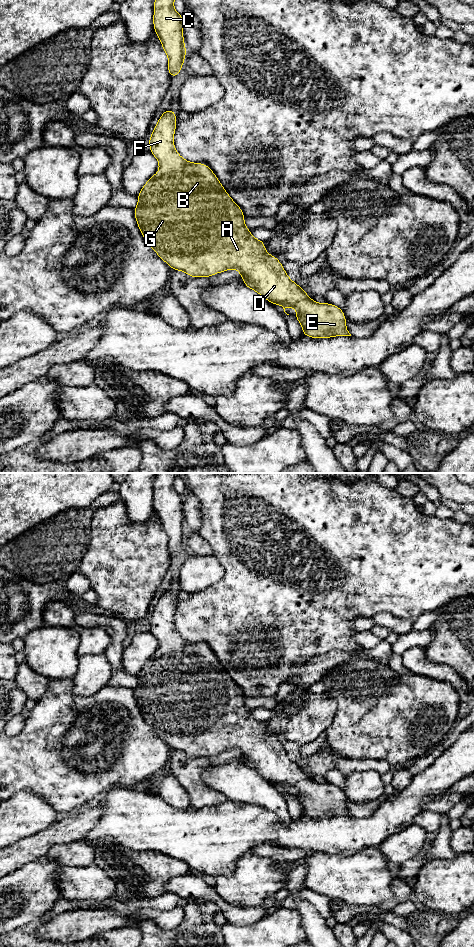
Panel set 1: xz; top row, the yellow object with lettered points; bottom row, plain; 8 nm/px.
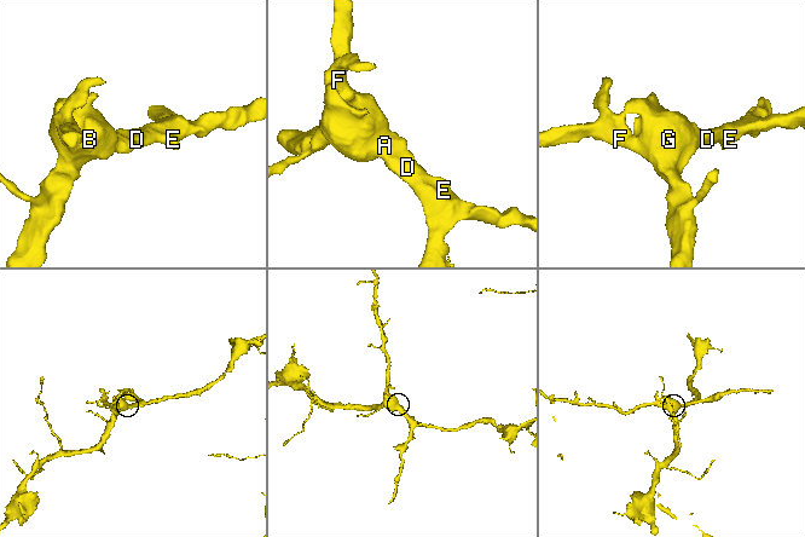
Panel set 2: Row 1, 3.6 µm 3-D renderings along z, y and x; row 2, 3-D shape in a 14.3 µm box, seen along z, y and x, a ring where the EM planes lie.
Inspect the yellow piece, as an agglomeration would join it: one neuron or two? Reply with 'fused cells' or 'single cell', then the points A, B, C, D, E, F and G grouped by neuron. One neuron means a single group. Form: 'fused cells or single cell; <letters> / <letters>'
single cell; A B C D E F G

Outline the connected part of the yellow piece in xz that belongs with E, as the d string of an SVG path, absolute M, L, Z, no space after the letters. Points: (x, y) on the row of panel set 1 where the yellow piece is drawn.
M166 109L162 116L159 118L159 121L155 125L155 128L151 134L151 137L148 141L150 146L150 152L159 162L159 173L153 174L151 178L145 183L138 196L138 204L134 208L134 216L137 221L137 225L143 235L144 240L147 244L151 246L151 248L157 253L157 255L166 262L172 270L179 270L185 272L187 275L198 278L205 277L209 278L210 276L224 272L226 270L236 269L240 271L240 278L243 280L243 283L246 287L256 291L260 294L264 299L268 300L271 304L278 304L283 307L284 312L286 307L292 307L298 310L298 312L294 315L294 317L299 321L302 325L302 334L315 338L331 338L335 336L351 336L349 331L346 328L346 317L343 313L343 310L333 304L330 303L317 303L312 300L307 293L295 282L293 282L287 275L284 270L283 265L277 259L277 257L268 254L265 251L265 242L260 241L253 237L250 234L250 229L244 225L245 217L242 209L232 200L230 195L225 191L221 182L217 179L214 172L204 163L192 163L185 159L183 159L179 153L174 148L174 132L176 130L176 114L174 110Z

